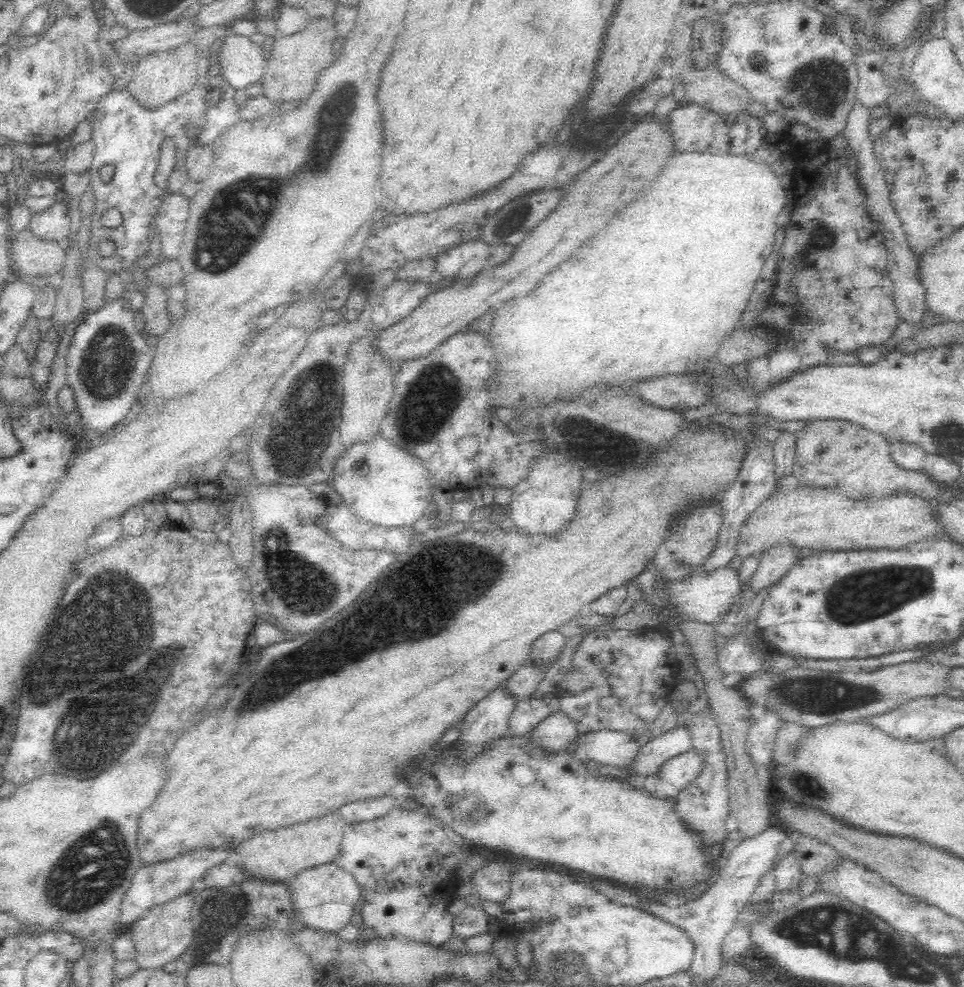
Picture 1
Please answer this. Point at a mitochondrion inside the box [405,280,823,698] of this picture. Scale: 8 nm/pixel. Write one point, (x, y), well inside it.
(796, 316)

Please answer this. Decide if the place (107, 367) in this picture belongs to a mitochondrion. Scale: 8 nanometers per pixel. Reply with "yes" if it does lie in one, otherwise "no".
yes

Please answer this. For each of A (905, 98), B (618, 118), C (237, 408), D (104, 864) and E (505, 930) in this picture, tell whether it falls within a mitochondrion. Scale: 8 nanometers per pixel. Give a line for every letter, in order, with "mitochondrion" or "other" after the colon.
A: other
B: other
C: other
D: mitochondrion
E: other

